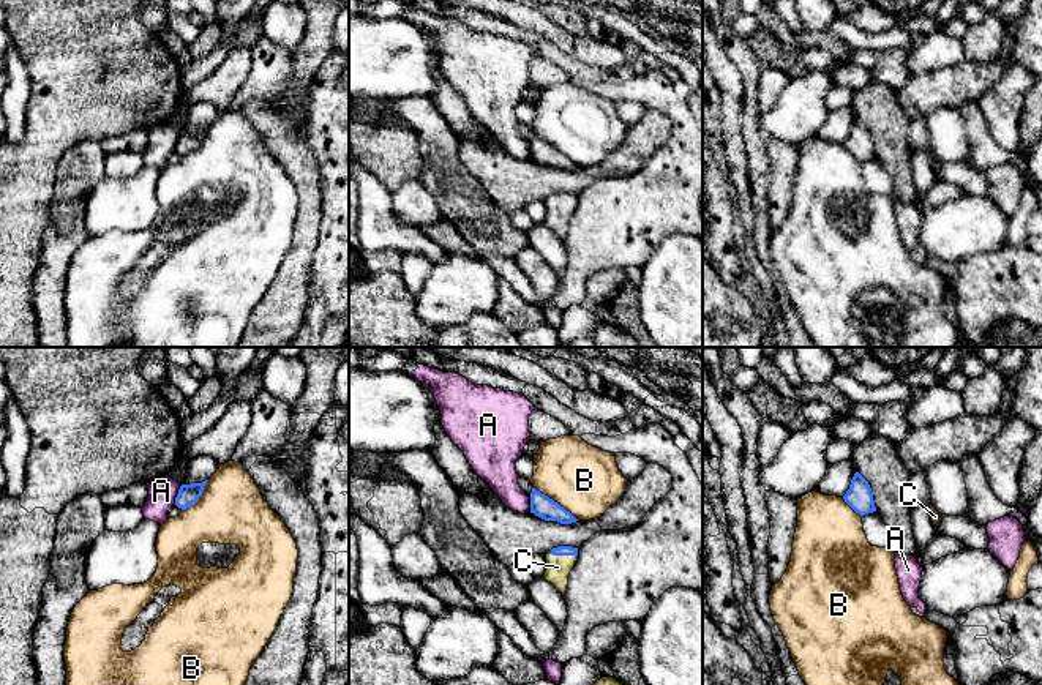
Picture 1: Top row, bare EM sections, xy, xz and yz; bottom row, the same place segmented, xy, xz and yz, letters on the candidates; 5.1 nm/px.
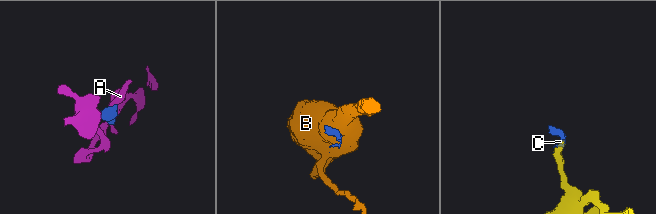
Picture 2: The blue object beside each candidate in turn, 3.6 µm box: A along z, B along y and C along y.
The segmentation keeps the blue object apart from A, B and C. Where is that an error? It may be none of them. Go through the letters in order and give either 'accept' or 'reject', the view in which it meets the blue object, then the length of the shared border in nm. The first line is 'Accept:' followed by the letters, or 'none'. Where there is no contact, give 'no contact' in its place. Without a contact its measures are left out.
Accept: C
A: reject; contact in xy; length 100 nm
B: reject; contact in xz; length 280 nm
C: accept; contact in xz; length 160 nm

